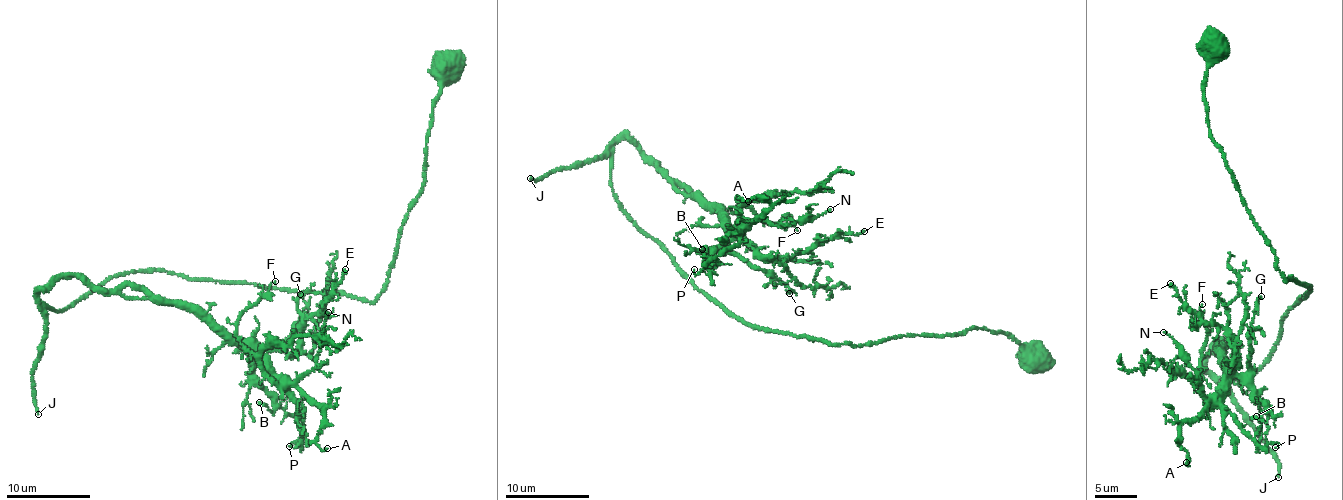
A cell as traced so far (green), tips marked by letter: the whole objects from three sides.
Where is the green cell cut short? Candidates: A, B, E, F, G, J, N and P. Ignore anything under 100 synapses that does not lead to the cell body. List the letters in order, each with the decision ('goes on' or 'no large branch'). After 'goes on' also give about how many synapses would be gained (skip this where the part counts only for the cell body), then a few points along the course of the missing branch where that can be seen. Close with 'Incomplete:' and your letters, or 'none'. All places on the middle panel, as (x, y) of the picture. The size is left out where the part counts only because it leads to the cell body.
A: no large branch
B: no large branch
E: no large branch
F: no large branch
G: no large branch
J: goes on | 300 syn
N: no large branch
P: no large branch
Incomplete: J

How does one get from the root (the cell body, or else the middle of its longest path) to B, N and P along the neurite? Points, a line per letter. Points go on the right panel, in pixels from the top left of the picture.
B: (1212, 47), (1209, 136), (1284, 280), (1312, 286), (1253, 373), (1218, 379), (1209, 347), (1256, 416)
N: (1212, 47), (1209, 136), (1312, 291), (1248, 376), (1203, 368), (1212, 344), (1208, 400), (1163, 332)
P: (1212, 47), (1209, 136), (1284, 280), (1312, 286), (1257, 371), (1203, 368), (1224, 349), (1222, 405), (1275, 447)

